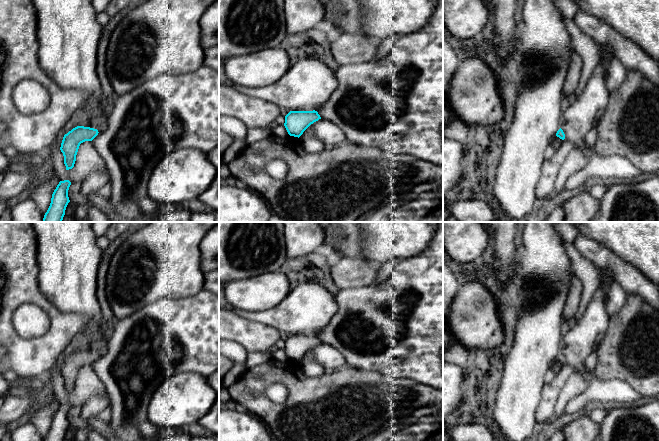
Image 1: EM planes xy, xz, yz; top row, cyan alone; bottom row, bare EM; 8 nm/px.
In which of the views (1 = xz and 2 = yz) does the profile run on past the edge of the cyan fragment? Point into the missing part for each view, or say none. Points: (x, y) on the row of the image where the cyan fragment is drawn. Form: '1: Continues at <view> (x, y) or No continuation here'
1: No continuation here
2: No continuation here

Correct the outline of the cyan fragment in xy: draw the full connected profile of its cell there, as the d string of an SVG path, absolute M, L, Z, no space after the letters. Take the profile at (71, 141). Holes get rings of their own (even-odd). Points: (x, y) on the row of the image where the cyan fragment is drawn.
M77 126L64 135L60 150L64 156L66 170L74 167L80 144L85 141L92 141L98 133L97 129Z

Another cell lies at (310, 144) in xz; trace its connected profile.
M311 124L302 134L303 149L306 152L319 152L324 150L324 145L313 135L313 126Z

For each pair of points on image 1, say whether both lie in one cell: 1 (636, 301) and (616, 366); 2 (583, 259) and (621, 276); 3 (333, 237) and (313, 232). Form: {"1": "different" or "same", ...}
{"1": "same", "2": "same", "3": "different"}

